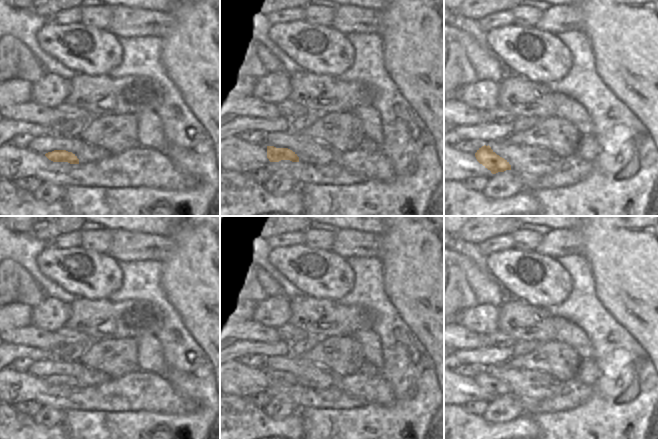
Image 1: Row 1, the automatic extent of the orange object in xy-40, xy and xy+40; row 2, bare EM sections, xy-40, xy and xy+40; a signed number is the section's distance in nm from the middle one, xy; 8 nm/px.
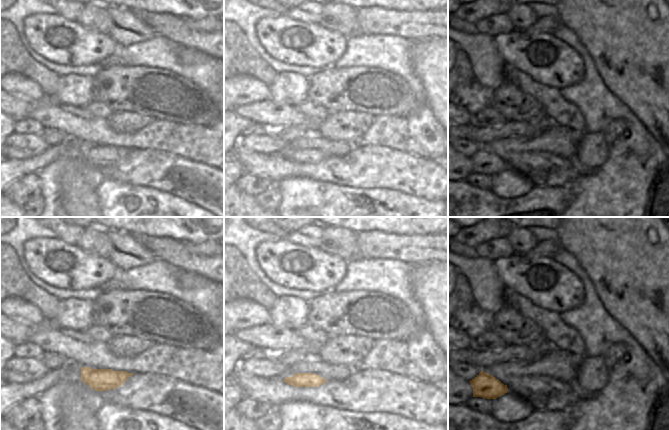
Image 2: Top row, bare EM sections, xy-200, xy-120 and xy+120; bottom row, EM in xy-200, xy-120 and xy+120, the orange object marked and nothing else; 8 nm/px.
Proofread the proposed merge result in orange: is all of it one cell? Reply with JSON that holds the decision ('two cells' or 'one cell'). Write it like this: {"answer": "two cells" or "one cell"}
{"answer": "one cell"}

